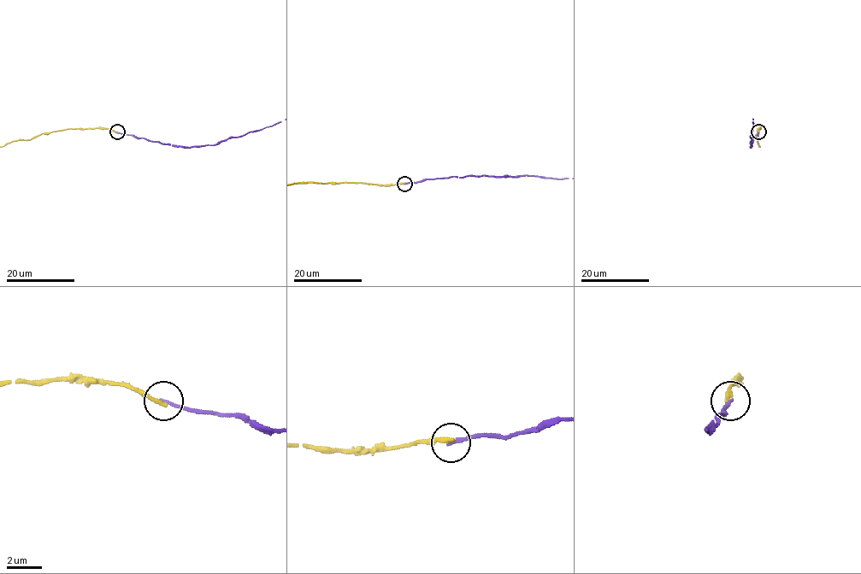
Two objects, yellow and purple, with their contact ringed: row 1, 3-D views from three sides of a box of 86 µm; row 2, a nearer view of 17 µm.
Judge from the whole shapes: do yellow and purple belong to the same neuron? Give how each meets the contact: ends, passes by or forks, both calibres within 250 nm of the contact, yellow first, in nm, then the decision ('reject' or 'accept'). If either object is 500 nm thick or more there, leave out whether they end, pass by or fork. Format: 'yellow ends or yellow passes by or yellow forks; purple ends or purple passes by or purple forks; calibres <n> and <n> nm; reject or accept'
yellow ends; purple ends; calibres 240 and 170 nm; reject

